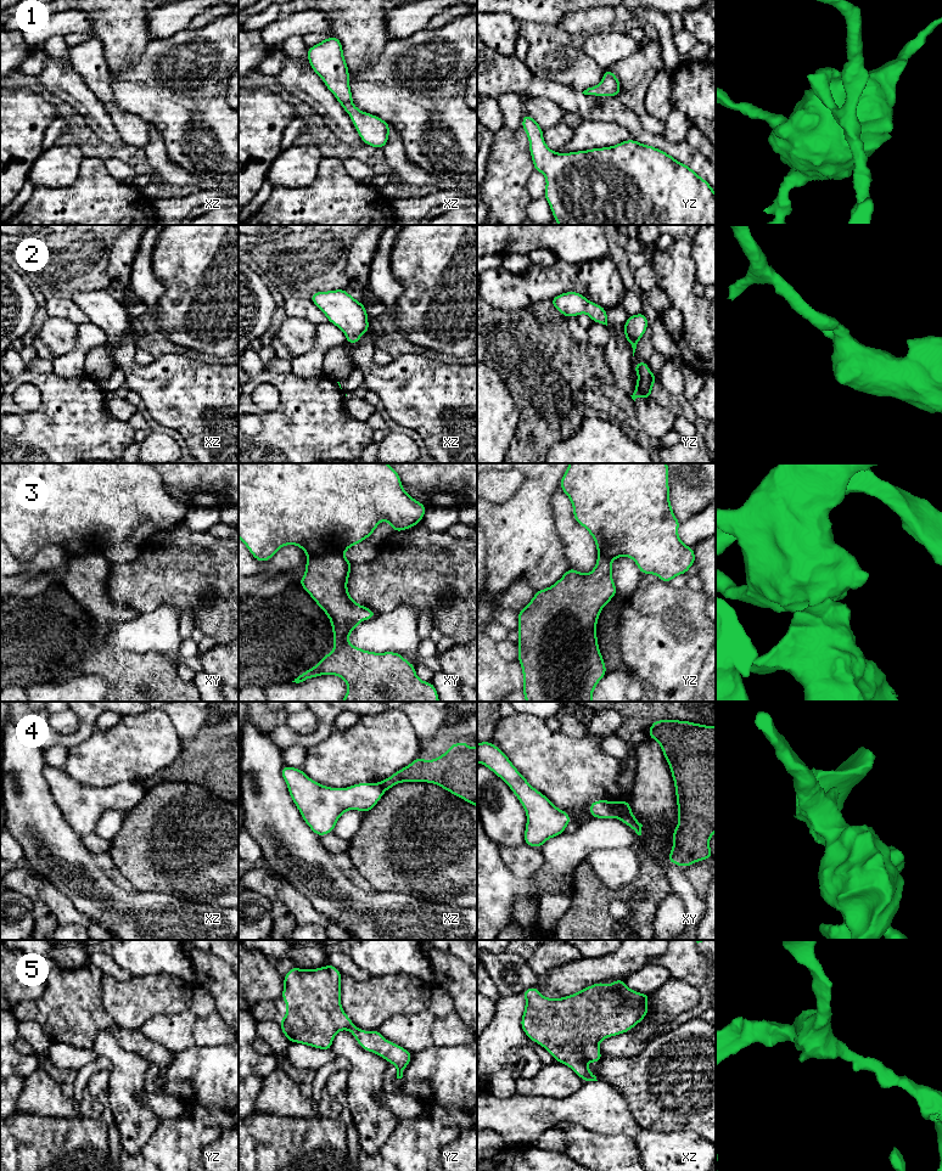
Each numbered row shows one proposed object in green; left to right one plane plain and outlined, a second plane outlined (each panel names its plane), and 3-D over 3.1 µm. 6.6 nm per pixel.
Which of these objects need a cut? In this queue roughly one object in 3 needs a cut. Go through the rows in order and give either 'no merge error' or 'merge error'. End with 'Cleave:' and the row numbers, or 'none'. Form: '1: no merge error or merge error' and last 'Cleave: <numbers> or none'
1: no merge error
2: no merge error
3: merge error
4: merge error
5: no merge error
Cleave: 3, 4

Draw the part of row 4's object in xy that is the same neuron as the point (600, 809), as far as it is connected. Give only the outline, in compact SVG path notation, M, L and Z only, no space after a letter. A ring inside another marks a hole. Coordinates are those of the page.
M596 800L589 805L594 818L618 818L622 801Z

